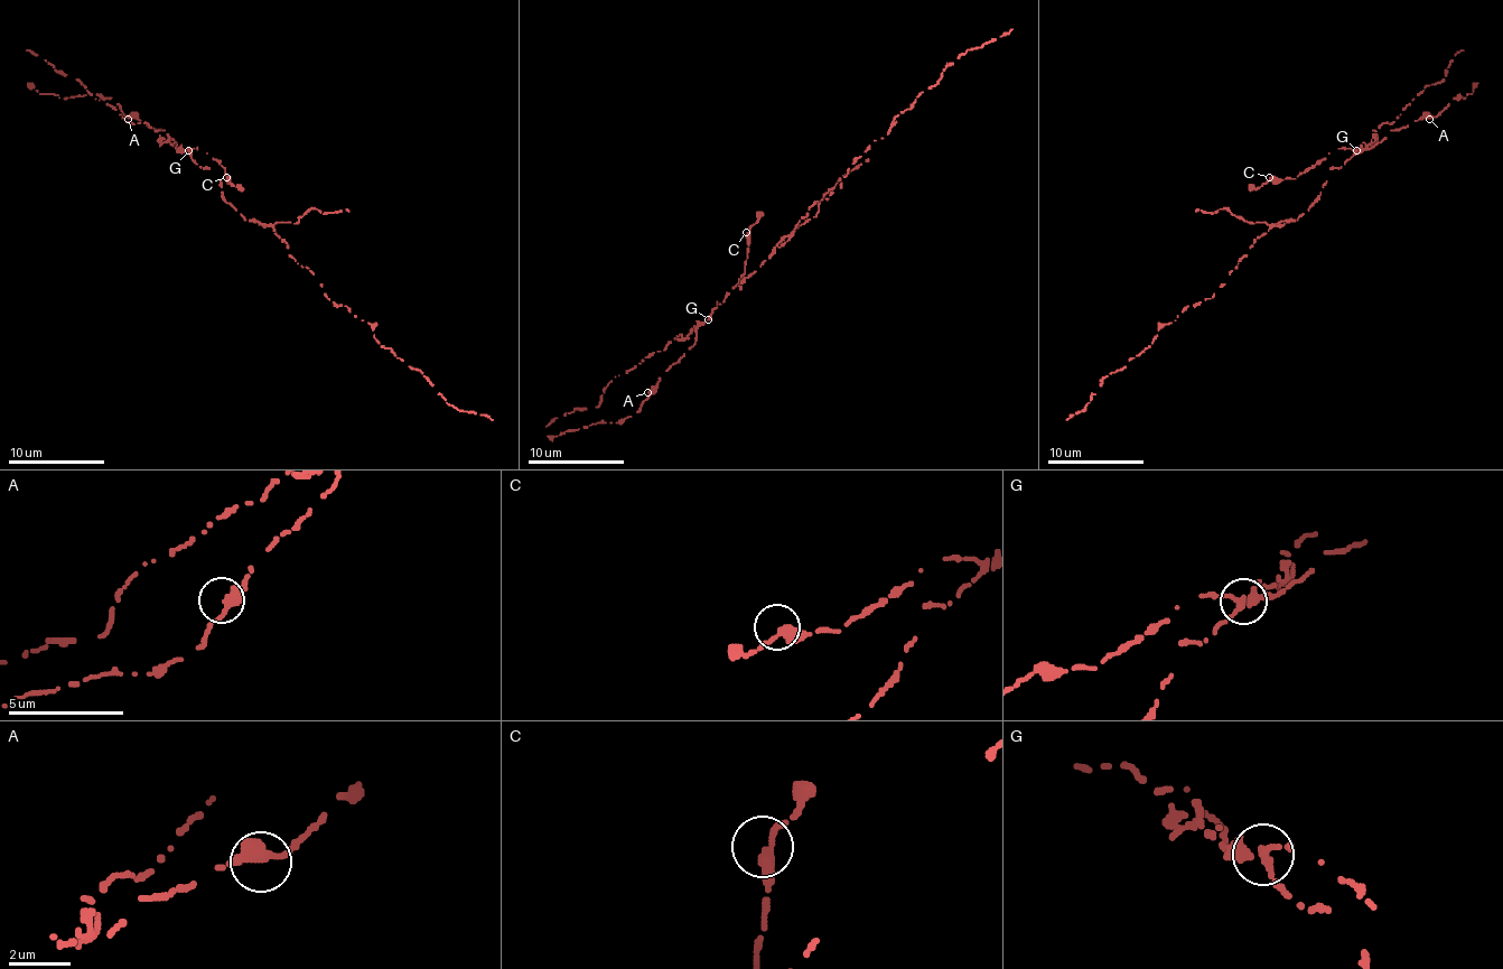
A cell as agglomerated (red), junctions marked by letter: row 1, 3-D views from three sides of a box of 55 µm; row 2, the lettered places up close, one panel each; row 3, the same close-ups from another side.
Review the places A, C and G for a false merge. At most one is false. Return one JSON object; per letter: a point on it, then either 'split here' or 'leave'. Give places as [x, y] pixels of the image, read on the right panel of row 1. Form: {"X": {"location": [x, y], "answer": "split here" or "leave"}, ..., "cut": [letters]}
{"A": {"location": [1429, 119], "answer": "leave"}, "C": {"location": [1269, 177], "answer": "leave"}, "G": {"location": [1356, 150], "answer": "split here"}, "cut": ["G"]}

